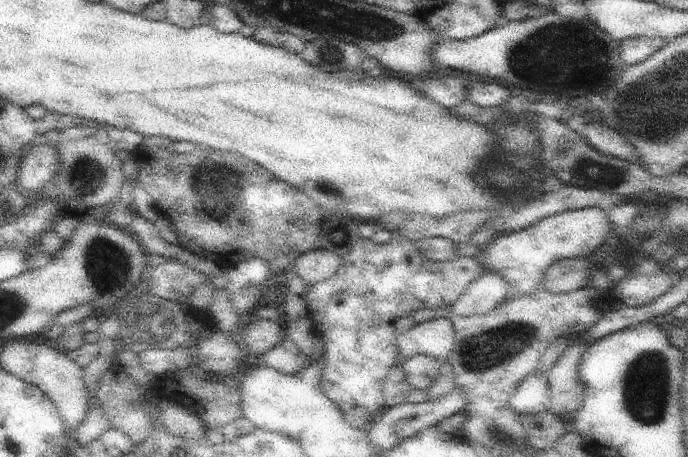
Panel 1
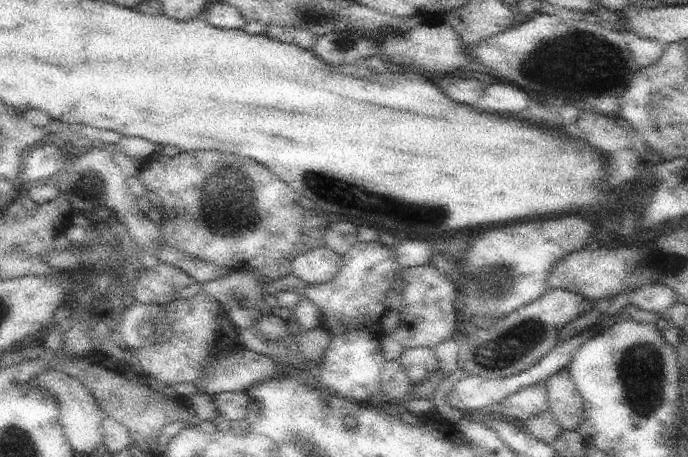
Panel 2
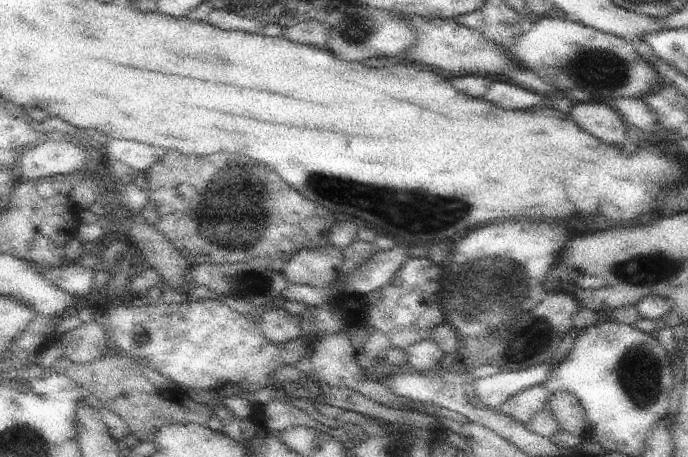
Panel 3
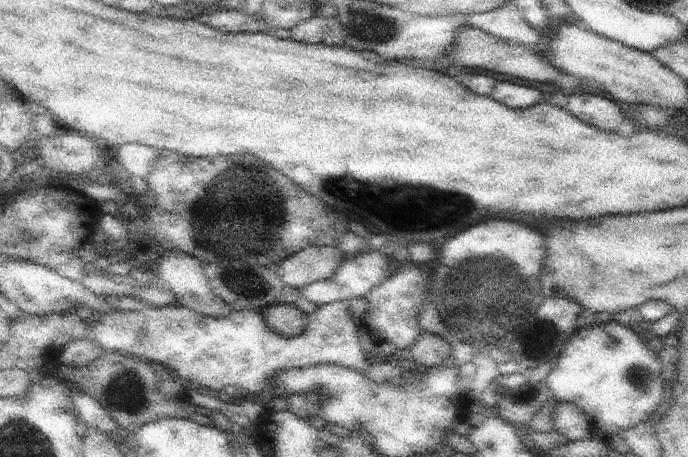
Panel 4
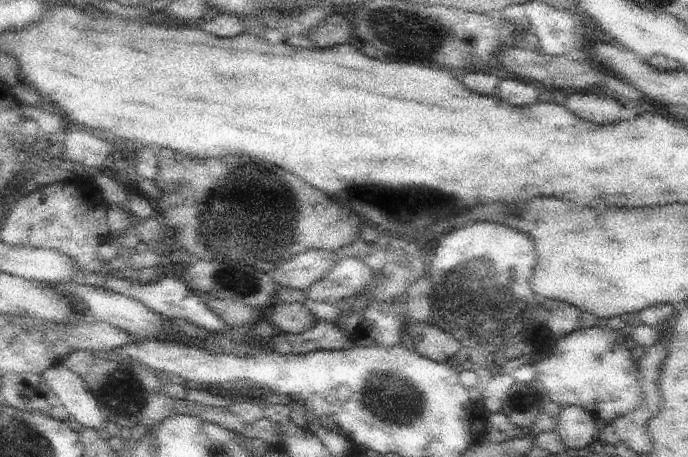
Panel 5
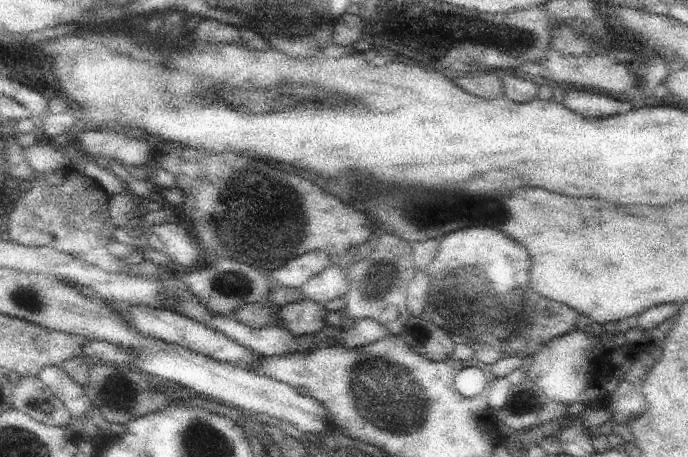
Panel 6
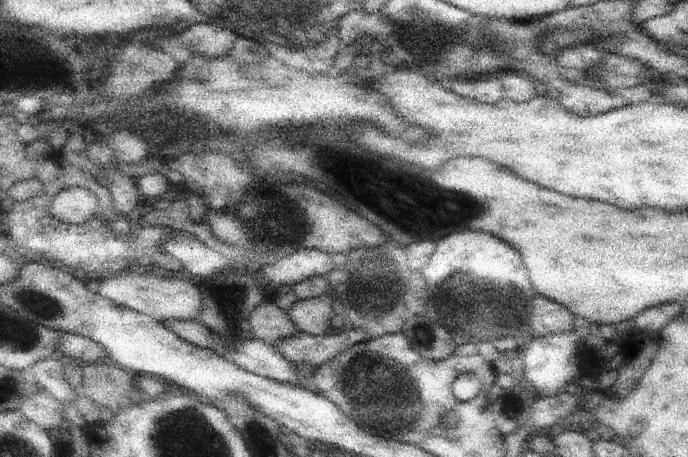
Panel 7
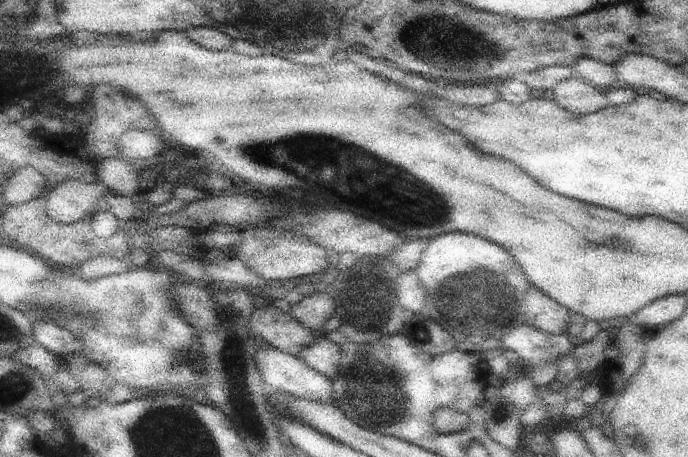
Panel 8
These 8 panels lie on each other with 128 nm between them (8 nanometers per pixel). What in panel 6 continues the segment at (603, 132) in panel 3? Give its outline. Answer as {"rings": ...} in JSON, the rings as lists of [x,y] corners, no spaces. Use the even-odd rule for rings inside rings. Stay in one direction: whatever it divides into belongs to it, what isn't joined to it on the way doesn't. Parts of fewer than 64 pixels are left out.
{"rings":[[[580,87],[565,88],[563,103],[572,112],[590,118],[628,114],[635,108],[630,101],[618,100],[608,93],[601,94],[599,91],[590,91]]]}

